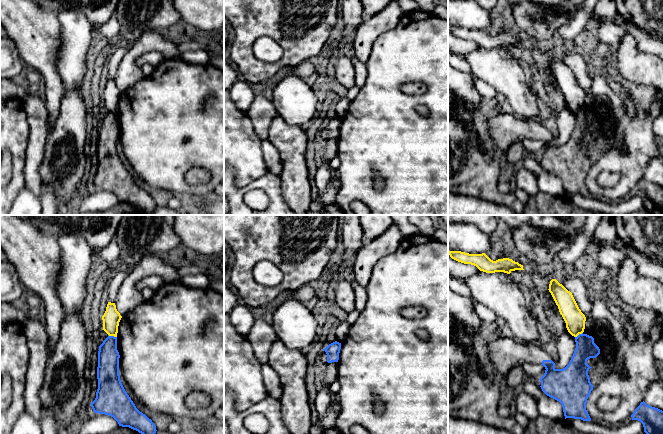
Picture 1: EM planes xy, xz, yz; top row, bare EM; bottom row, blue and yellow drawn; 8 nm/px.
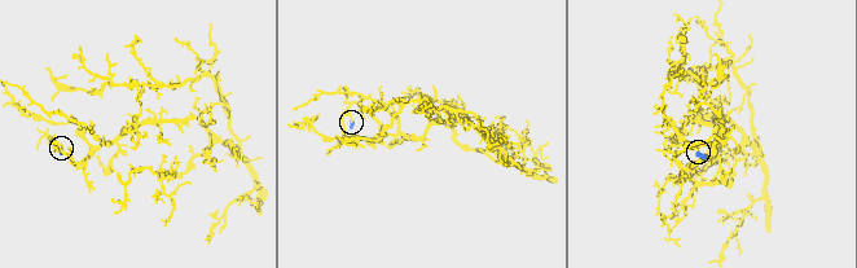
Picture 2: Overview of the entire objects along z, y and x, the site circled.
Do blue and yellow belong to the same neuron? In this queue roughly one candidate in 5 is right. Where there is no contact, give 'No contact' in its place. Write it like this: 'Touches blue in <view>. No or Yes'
Touches blue in xy. No

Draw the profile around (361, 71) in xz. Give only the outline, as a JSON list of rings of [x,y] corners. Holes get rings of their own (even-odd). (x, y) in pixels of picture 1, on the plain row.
[[[358,61],[354,64],[355,67],[355,82],[360,88],[362,88],[366,82],[368,69],[366,63]]]

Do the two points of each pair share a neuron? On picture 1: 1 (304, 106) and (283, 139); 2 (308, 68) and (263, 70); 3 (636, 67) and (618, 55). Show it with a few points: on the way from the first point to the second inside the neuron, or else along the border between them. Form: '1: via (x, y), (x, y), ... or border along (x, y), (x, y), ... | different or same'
1: border along (277, 115), (287, 123), (299, 126) | different
2: border along (309, 59), (305, 59), (295, 66), (284, 68) | different
3: via (632, 63), (622, 55) | same

